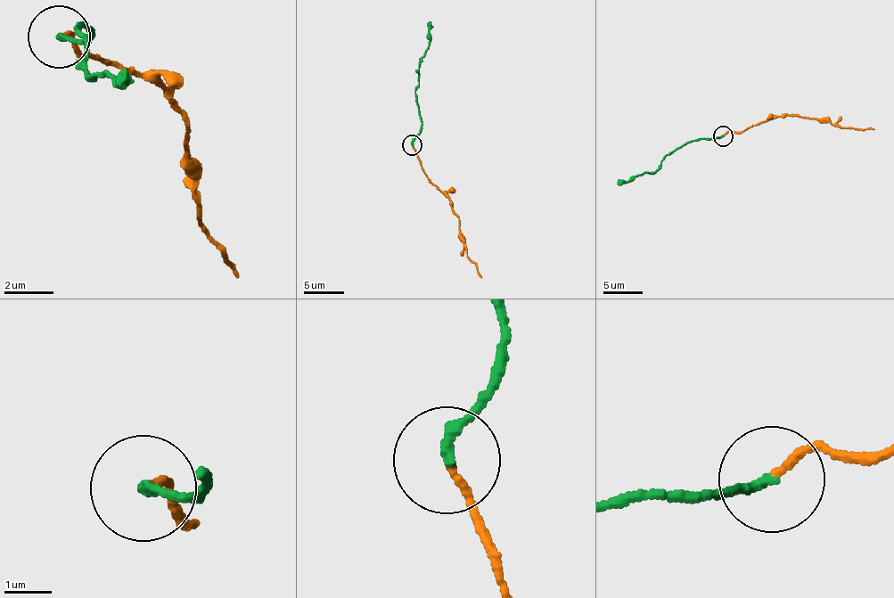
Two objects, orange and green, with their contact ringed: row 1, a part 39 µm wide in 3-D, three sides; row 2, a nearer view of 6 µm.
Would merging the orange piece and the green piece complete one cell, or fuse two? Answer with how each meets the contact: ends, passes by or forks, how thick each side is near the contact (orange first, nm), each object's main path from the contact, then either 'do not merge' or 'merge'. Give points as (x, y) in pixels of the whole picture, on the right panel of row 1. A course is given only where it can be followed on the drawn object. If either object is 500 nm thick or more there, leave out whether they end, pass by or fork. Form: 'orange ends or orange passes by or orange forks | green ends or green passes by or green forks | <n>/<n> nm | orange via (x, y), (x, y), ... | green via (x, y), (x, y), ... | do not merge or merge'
orange ends | green ends | 160/200 nm | orange via (723, 135), (795, 115), (824, 118), (843, 127), (873, 130) | green via (723, 136), (690, 140), (667, 156), (656, 169), (618, 184) | merge

